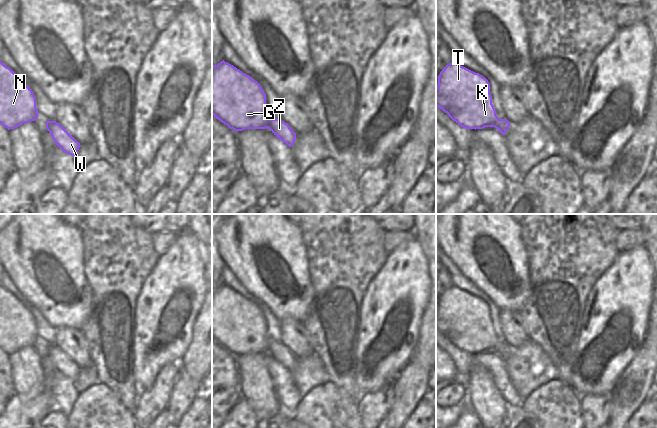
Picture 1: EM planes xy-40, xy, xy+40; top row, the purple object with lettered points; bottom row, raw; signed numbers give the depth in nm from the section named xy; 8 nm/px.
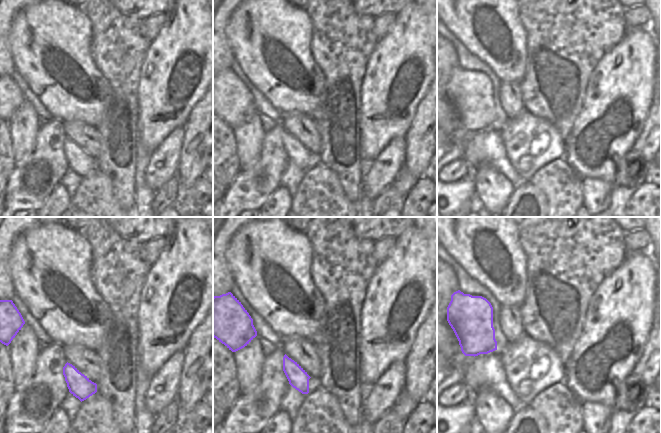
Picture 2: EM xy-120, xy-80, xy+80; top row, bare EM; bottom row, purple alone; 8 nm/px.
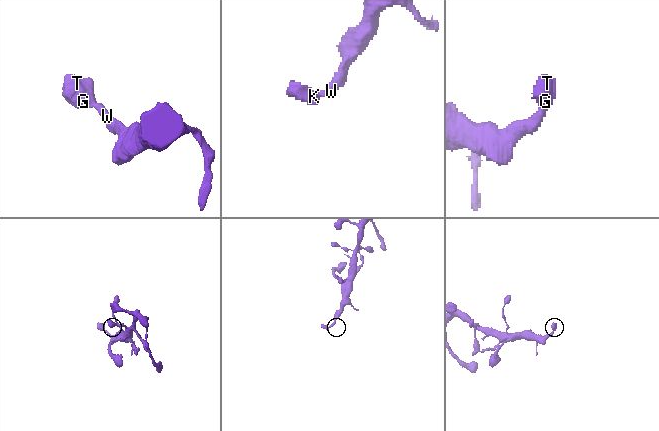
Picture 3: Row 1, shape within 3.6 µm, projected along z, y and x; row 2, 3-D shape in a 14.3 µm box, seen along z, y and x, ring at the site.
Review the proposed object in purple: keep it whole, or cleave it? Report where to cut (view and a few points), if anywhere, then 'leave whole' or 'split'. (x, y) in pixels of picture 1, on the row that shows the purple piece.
no cut; leave whole

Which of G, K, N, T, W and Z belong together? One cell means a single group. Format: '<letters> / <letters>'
G K N T W Z

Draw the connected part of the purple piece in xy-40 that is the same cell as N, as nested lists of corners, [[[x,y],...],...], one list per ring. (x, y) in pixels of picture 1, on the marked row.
[[[0,61],[0,124],[10,130],[37,118],[36,98],[32,90]]]

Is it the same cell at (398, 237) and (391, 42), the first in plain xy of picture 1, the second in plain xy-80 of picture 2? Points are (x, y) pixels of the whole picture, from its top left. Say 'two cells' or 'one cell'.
two cells

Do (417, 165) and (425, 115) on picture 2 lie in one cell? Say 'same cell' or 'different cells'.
same cell

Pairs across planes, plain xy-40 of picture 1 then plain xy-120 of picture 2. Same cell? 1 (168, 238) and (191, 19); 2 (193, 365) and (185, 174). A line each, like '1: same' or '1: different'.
1: different
2: same

